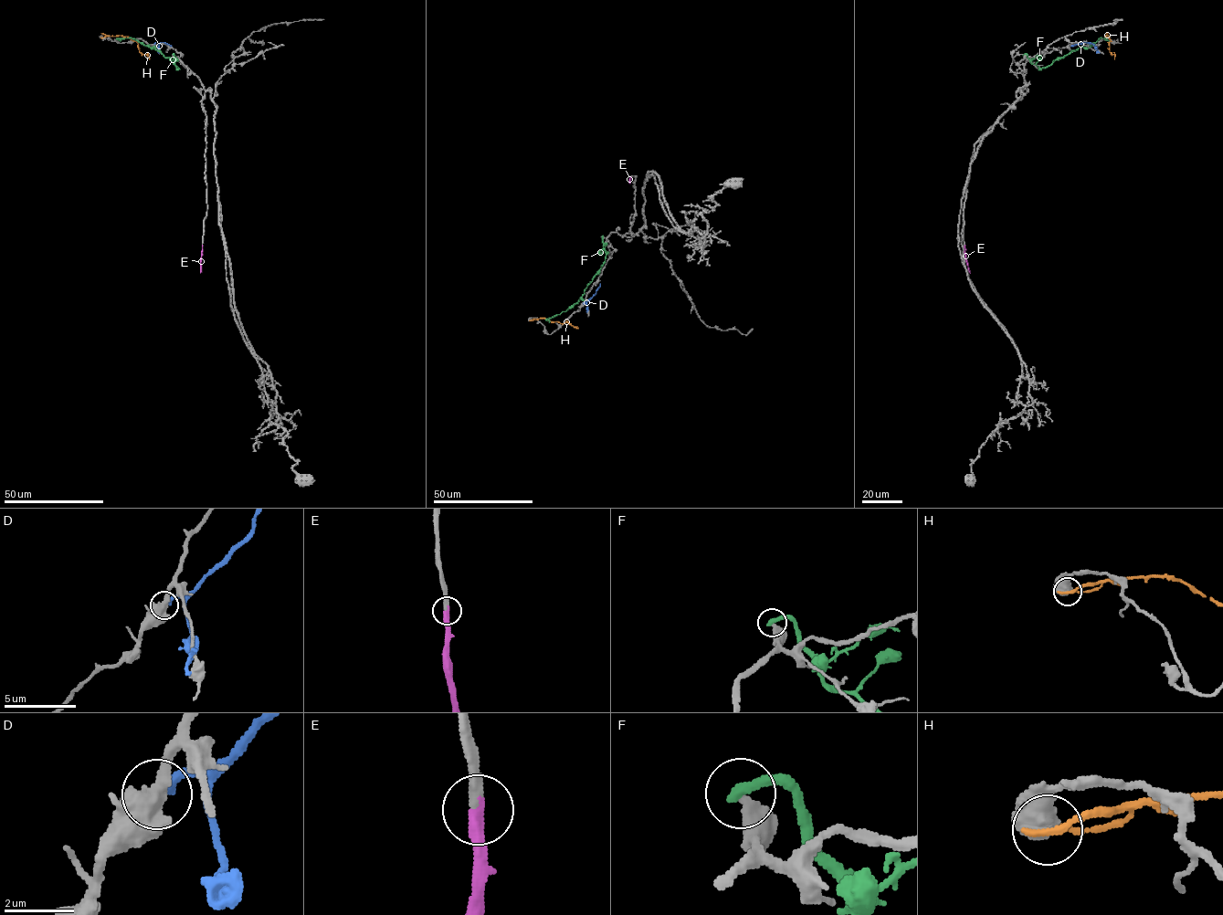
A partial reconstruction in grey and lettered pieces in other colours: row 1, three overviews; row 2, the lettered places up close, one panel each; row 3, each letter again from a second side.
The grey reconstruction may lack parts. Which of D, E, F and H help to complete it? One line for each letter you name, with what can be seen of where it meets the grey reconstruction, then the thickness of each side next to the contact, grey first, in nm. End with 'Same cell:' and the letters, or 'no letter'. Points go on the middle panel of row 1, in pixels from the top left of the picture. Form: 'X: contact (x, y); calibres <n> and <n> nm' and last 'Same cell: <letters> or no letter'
E: contact (630, 177); calibres 280 and 360 nm
Same cell: E

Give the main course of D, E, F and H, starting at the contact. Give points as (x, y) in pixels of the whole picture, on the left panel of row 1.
D: (154, 43), (164, 42), (172, 47)
E: (202, 246), (200, 272)
F: (173, 54), (177, 68), (154, 47), (149, 47), (131, 37), (116, 38)
H: (101, 37), (129, 36), (137, 42), (140, 52), (149, 58)

